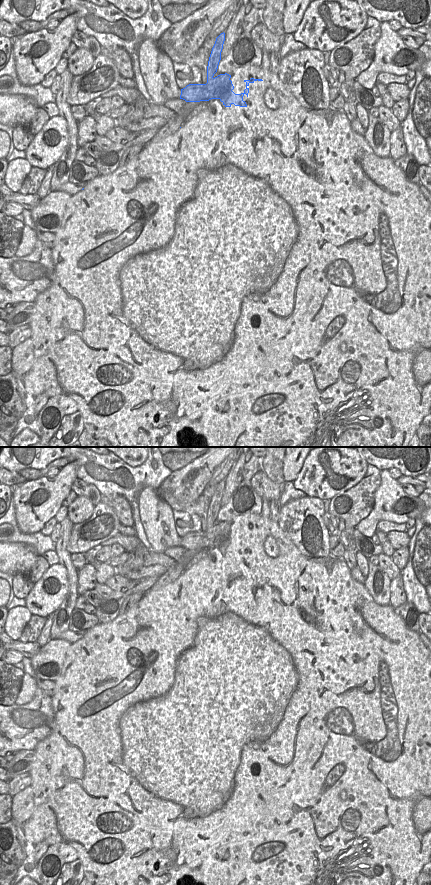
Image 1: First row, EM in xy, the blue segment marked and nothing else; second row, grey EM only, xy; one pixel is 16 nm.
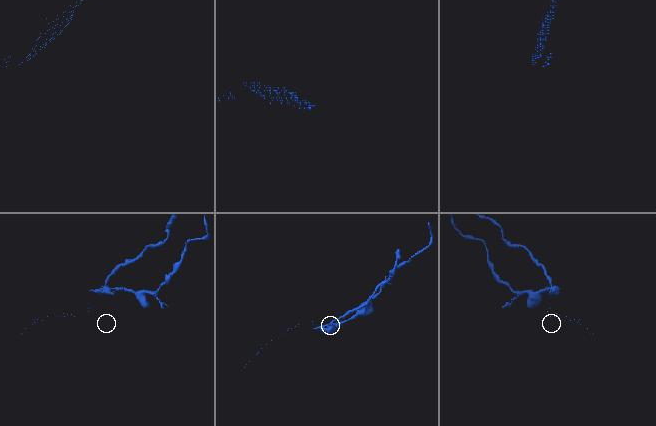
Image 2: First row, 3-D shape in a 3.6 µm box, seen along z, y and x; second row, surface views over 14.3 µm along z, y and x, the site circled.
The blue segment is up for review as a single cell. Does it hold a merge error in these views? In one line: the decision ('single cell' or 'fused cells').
fused cells

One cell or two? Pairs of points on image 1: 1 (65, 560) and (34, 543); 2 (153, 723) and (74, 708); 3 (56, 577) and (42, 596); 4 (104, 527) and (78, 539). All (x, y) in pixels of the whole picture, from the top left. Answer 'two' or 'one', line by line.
1: two
2: one
3: one
4: one

